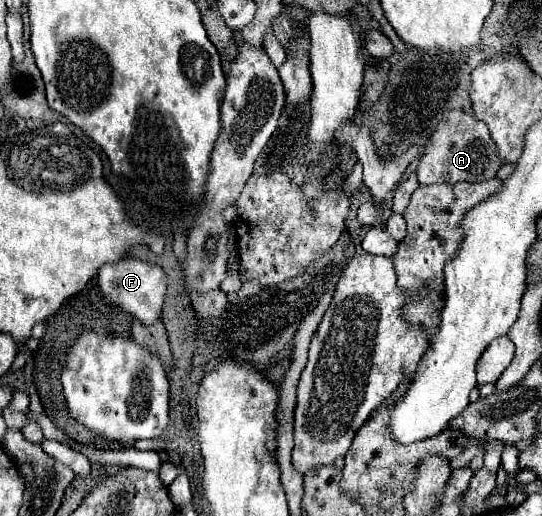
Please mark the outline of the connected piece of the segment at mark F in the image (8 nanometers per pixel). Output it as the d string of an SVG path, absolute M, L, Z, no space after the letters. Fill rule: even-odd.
M122 259L118 263L106 263L98 273L98 287L106 299L118 305L122 311L132 315L144 325L152 325L162 315L166 299L166 273L160 265L152 265L140 259Z

